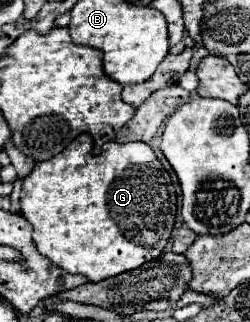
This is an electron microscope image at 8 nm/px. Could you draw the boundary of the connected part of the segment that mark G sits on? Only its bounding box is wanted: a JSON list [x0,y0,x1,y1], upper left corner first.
[22,137,176,281]

